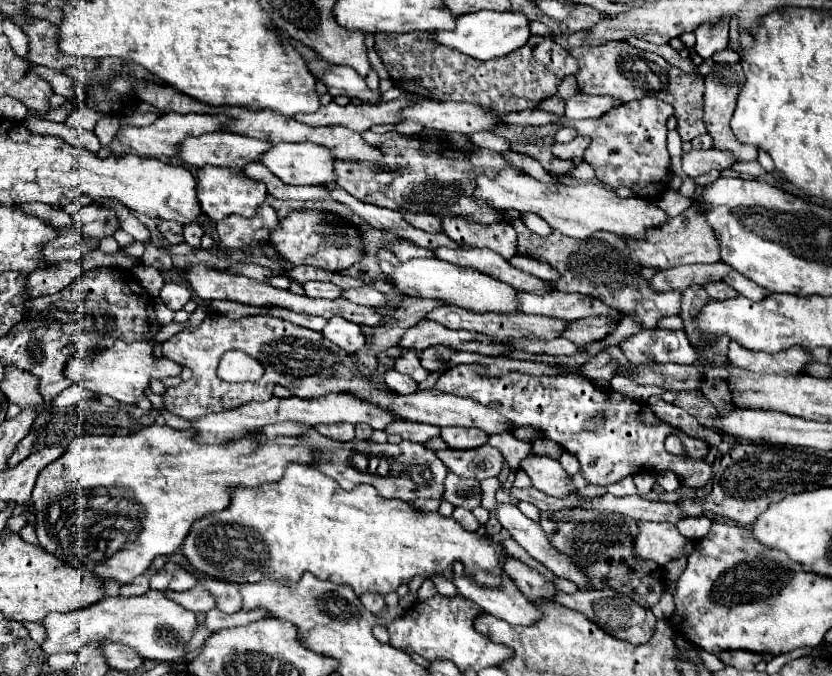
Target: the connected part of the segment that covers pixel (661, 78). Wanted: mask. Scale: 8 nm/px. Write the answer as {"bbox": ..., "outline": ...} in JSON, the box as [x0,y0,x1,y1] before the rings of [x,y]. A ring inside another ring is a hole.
{"bbox":[570,42,706,142],"outline":[[[604,42],[604,44],[584,44],[572,48],[570,54],[578,60],[578,88],[586,94],[606,94],[622,102],[638,100],[644,96],[654,96],[662,102],[674,106],[674,116],[678,120],[678,134],[682,142],[688,142],[700,134],[706,134],[702,120],[704,114],[704,78],[698,74],[686,74],[676,66],[670,66],[658,54],[650,54],[630,46],[628,42]]]}

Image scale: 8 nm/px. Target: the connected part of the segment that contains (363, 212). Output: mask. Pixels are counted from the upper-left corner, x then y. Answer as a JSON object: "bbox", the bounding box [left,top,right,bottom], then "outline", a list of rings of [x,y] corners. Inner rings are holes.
{"bbox":[330,188,458,250],"outline":[[[332,188],[330,190],[330,196],[342,204],[346,204],[348,208],[352,208],[354,212],[358,212],[366,222],[370,222],[372,226],[380,228],[380,230],[386,230],[386,232],[392,232],[396,234],[398,238],[402,240],[408,240],[416,246],[422,246],[422,248],[428,248],[432,250],[434,246],[458,246],[456,242],[452,242],[444,232],[440,234],[428,234],[428,232],[422,232],[414,226],[410,226],[404,216],[396,210],[384,210],[384,208],[378,208],[378,206],[372,206],[372,204],[364,204],[364,202],[358,202],[354,196],[350,196],[346,190],[342,188]]]}

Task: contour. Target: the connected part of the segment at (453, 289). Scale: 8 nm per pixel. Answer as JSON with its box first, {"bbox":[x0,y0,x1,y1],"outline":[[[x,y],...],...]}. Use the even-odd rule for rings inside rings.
{"bbox":[390,258,518,314],"outline":[[[440,258],[408,260],[394,268],[394,276],[390,280],[394,282],[394,288],[404,292],[406,296],[442,300],[448,306],[458,306],[470,312],[478,312],[478,314],[486,314],[486,312],[514,314],[518,312],[518,292],[506,286],[506,282],[498,282],[496,278],[478,274],[476,270],[470,270],[470,268],[454,266]]]}

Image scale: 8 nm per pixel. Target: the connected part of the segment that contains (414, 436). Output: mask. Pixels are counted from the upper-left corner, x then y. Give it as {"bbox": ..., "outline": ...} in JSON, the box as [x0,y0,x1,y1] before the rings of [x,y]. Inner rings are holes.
{"bbox":[386,420,440,444],"outline":[[[396,420],[396,422],[388,424],[386,434],[400,434],[402,440],[412,440],[412,442],[424,444],[424,442],[428,442],[430,438],[436,438],[436,436],[440,434],[440,428],[438,428],[438,426],[430,426],[430,424]]]}

